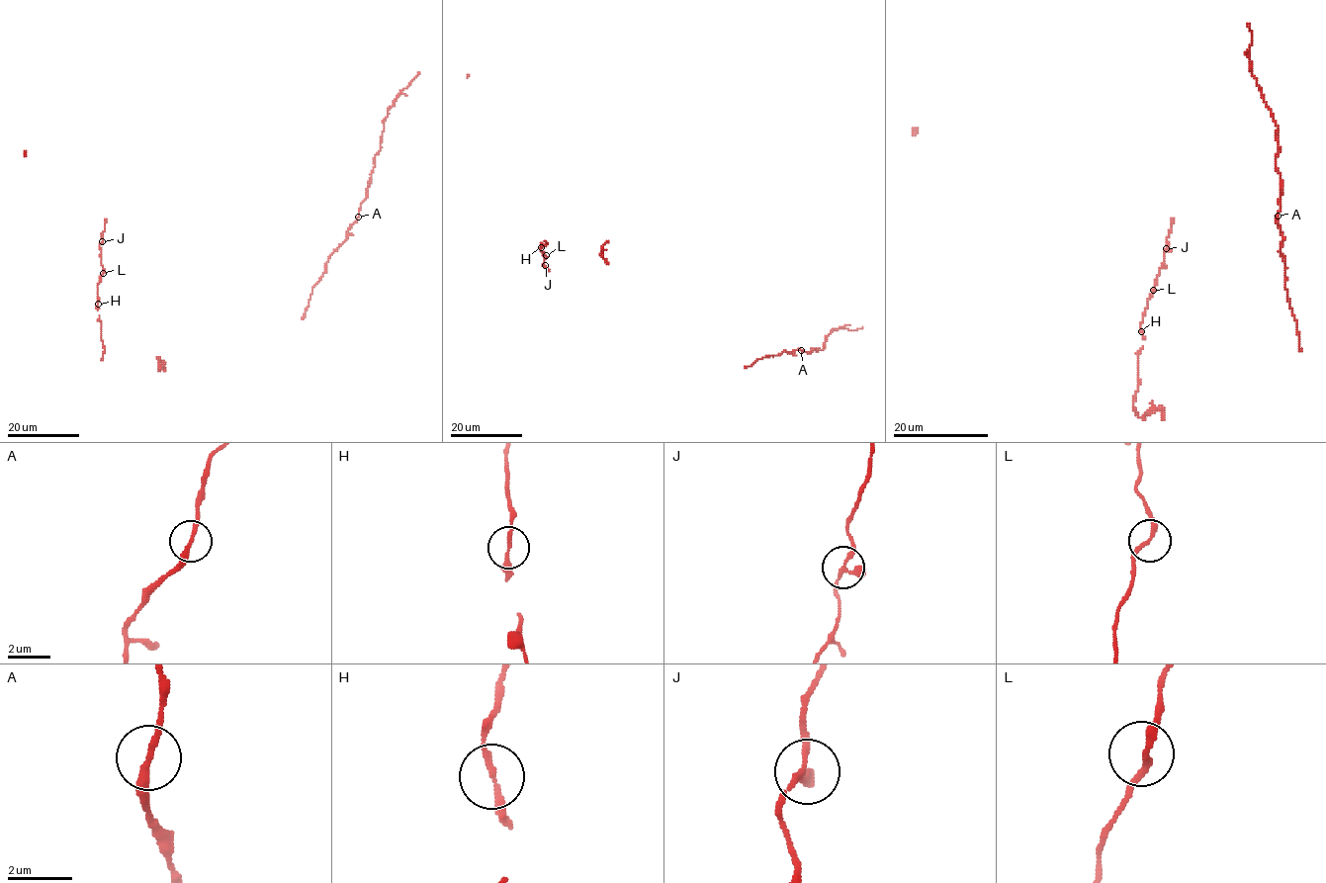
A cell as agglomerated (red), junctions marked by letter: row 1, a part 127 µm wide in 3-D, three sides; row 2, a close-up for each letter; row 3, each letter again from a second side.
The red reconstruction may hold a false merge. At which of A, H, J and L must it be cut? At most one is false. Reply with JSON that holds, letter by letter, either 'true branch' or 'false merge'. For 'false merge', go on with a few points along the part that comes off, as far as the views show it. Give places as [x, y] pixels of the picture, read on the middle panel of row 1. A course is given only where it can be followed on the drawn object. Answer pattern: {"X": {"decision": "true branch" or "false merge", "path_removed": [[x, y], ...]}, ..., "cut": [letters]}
{"A": {"decision": "false merge", "path_removed": [[801, 349], [810, 353], [814, 348], [822, 349], [834, 329], [855, 330], [862, 326]]}, "H": {"decision": "true branch"}, "J": {"decision": "true branch"}, "L": {"decision": "true branch"}, "cut": ["A"]}

